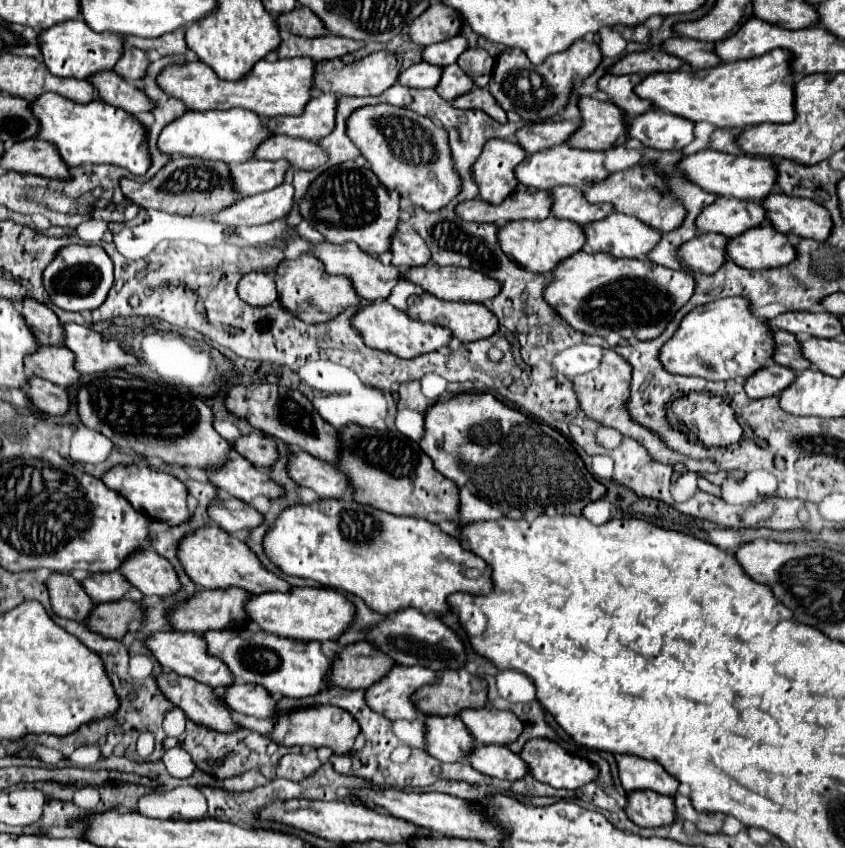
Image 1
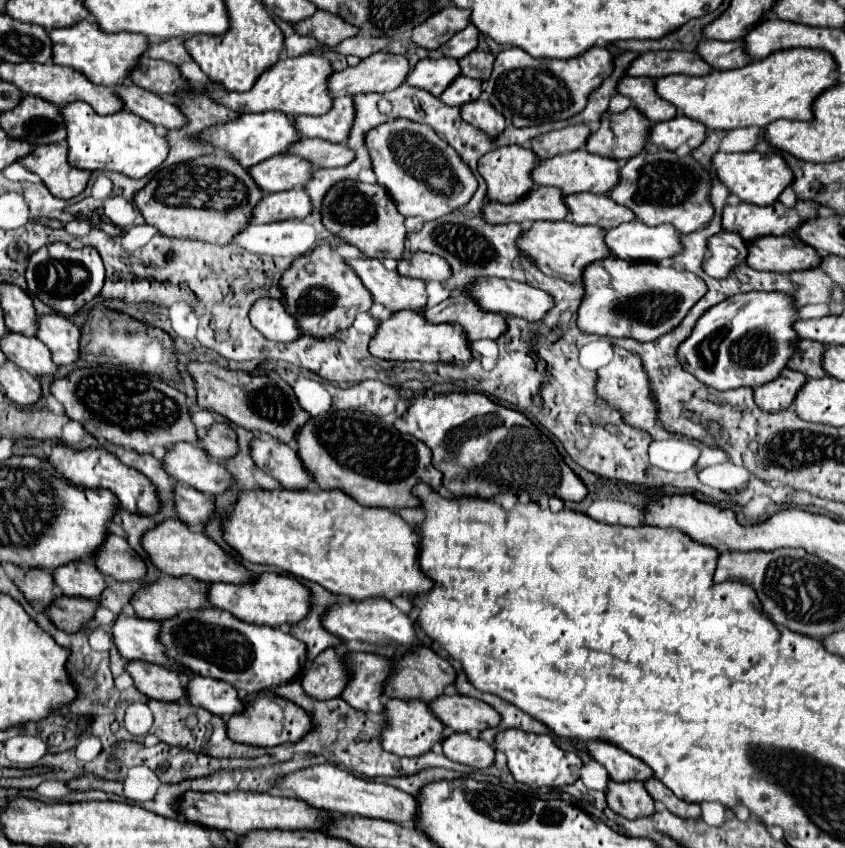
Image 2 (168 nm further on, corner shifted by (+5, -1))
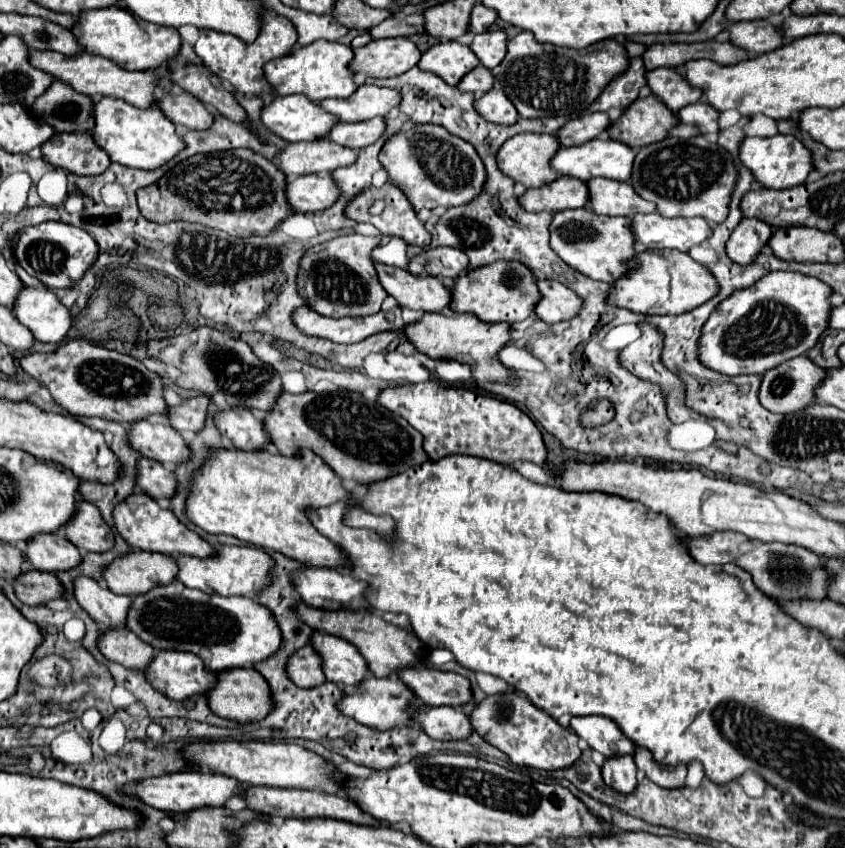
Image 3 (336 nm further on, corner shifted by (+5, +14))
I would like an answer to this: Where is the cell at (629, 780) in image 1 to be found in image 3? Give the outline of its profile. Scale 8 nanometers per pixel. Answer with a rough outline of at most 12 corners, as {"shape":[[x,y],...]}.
{"shape":[[573,717],[571,729],[607,759],[635,753],[607,717]]}

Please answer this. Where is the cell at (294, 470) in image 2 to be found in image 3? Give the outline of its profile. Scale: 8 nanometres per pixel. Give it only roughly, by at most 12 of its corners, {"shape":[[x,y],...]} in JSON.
{"shape":[[225,409],[215,423],[237,449],[271,443],[265,421],[251,411]]}

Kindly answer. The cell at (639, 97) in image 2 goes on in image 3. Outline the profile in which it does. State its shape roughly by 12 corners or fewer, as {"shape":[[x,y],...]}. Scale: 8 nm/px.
{"shape":[[669,67],[647,71],[653,95],[671,111],[701,99],[683,75]]}

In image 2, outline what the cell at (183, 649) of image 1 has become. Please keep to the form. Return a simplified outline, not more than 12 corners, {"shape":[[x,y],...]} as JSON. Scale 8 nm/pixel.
{"shape":[[121,612],[111,626],[125,660],[175,668],[159,642],[159,624]]}

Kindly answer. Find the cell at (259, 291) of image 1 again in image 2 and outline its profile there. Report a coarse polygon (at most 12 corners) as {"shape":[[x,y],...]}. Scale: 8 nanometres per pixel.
{"shape":[[261,298],[251,324],[273,342],[293,342],[299,322],[283,302]]}

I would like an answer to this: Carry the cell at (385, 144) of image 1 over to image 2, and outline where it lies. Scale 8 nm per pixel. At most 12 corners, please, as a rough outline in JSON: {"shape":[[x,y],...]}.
{"shape":[[425,124],[367,134],[373,170],[405,218],[465,206],[477,178]]}

